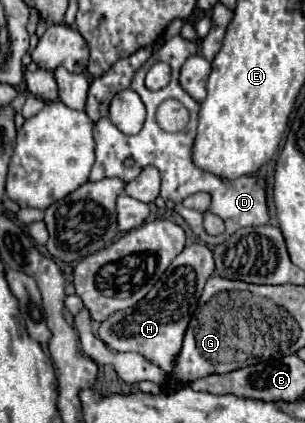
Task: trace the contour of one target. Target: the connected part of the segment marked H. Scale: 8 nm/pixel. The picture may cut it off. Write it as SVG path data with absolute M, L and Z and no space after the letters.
M201 243L185 247L167 267L167 271L163 273L161 281L153 287L153 291L149 291L137 305L123 311L115 311L101 323L99 339L111 351L139 353L147 361L155 363L165 373L169 373L173 369L173 359L181 349L185 327L189 325L191 313L197 307L197 299L201 297L201 291L211 275L213 275L213 253Z

